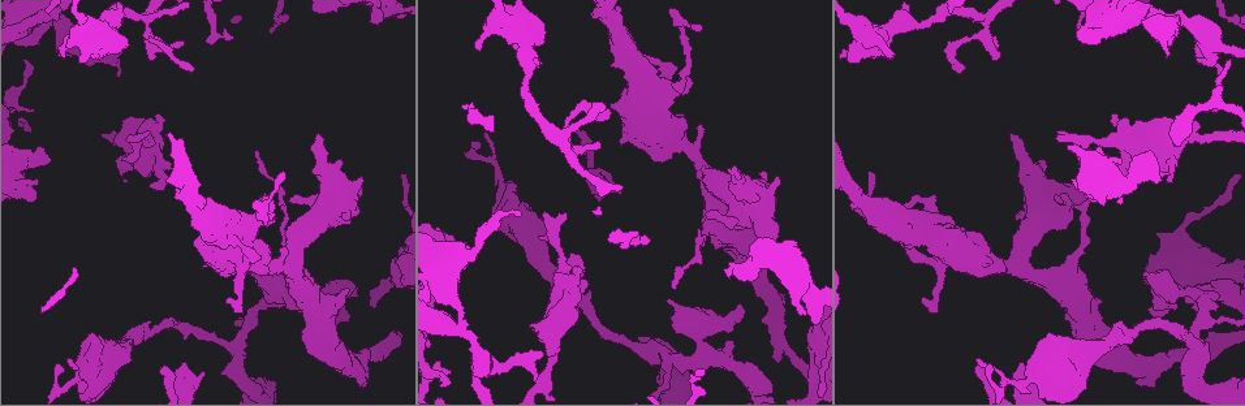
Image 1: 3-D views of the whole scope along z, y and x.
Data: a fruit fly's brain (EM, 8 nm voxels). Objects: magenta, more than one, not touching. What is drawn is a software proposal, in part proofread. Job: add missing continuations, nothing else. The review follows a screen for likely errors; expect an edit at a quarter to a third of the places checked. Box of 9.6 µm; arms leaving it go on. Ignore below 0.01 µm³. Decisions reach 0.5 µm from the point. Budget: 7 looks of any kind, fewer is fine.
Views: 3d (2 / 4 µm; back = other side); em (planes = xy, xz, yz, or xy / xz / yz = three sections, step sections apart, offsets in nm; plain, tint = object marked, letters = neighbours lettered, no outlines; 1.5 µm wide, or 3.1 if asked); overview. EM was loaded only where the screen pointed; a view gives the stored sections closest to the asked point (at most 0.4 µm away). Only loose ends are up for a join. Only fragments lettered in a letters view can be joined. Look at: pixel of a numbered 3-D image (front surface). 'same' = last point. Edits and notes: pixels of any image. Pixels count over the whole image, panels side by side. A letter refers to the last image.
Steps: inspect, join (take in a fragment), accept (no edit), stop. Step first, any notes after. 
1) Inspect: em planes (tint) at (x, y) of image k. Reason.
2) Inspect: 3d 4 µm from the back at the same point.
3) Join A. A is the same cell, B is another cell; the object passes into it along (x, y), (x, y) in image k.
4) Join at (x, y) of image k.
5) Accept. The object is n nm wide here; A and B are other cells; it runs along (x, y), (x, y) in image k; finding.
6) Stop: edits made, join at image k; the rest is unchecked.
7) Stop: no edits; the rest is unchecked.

Inspect: em xz step 4 (tint) at (542, 351) of image 1. Thin end.

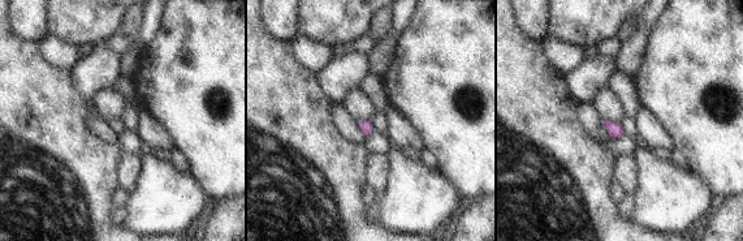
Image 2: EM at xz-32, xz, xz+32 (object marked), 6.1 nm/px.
Inspect: em planes (letters) at the same point.

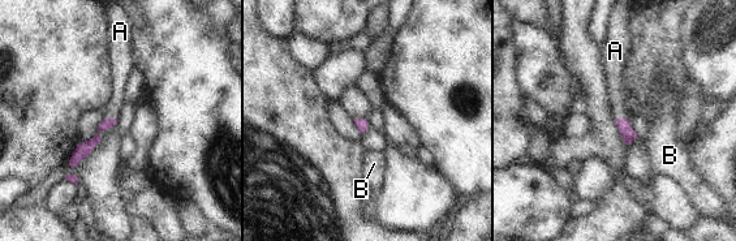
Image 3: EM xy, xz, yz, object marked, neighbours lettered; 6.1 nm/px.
Join A. The longest contact is with A, 80 nm; A is the same cell, B is another cell; the neuron continues.

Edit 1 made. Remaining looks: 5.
Inspect: em xz step 4 (letters) at (675, 289) of image 1. Branch stops here.

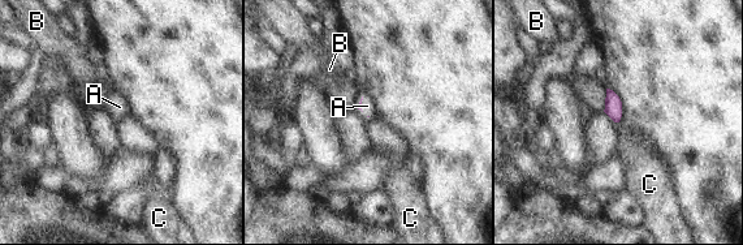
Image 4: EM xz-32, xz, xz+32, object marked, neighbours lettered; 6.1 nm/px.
Inspect: em planes (letters) at the same point. Cut it another way.

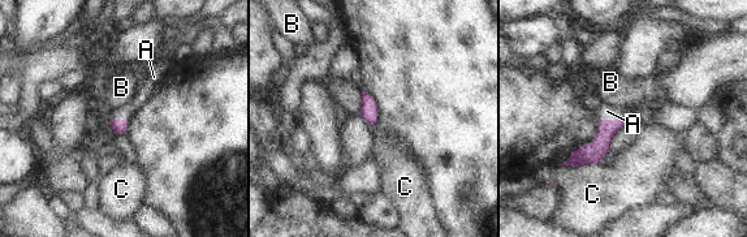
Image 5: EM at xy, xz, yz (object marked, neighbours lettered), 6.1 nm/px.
Join A. A is the same cell, B and C are other cells; the object passes into it along (592, 153), (611, 120), (607, 111) in image 5; it goes on there.

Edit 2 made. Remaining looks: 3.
Inspect: em 3.1 µm xy step 8 (tint) at (977, 367) of image 1. Branch stops here.

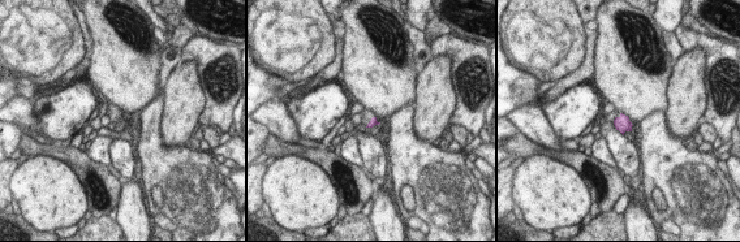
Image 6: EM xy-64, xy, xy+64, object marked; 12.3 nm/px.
Inspect: em 3.1 µm planes (letters) at the same point.

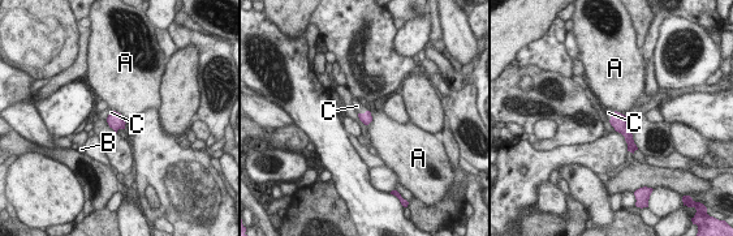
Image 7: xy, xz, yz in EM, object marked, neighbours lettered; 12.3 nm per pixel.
Join C. C is the same cell, A and B are other cells; the object passes into it along (619, 121), (611, 116), (608, 112) in image 7; the neuron continues.

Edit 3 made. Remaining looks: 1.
Stop: edits made, join at image 3, join at image 5, join at image 7; the rest is unchecked.

